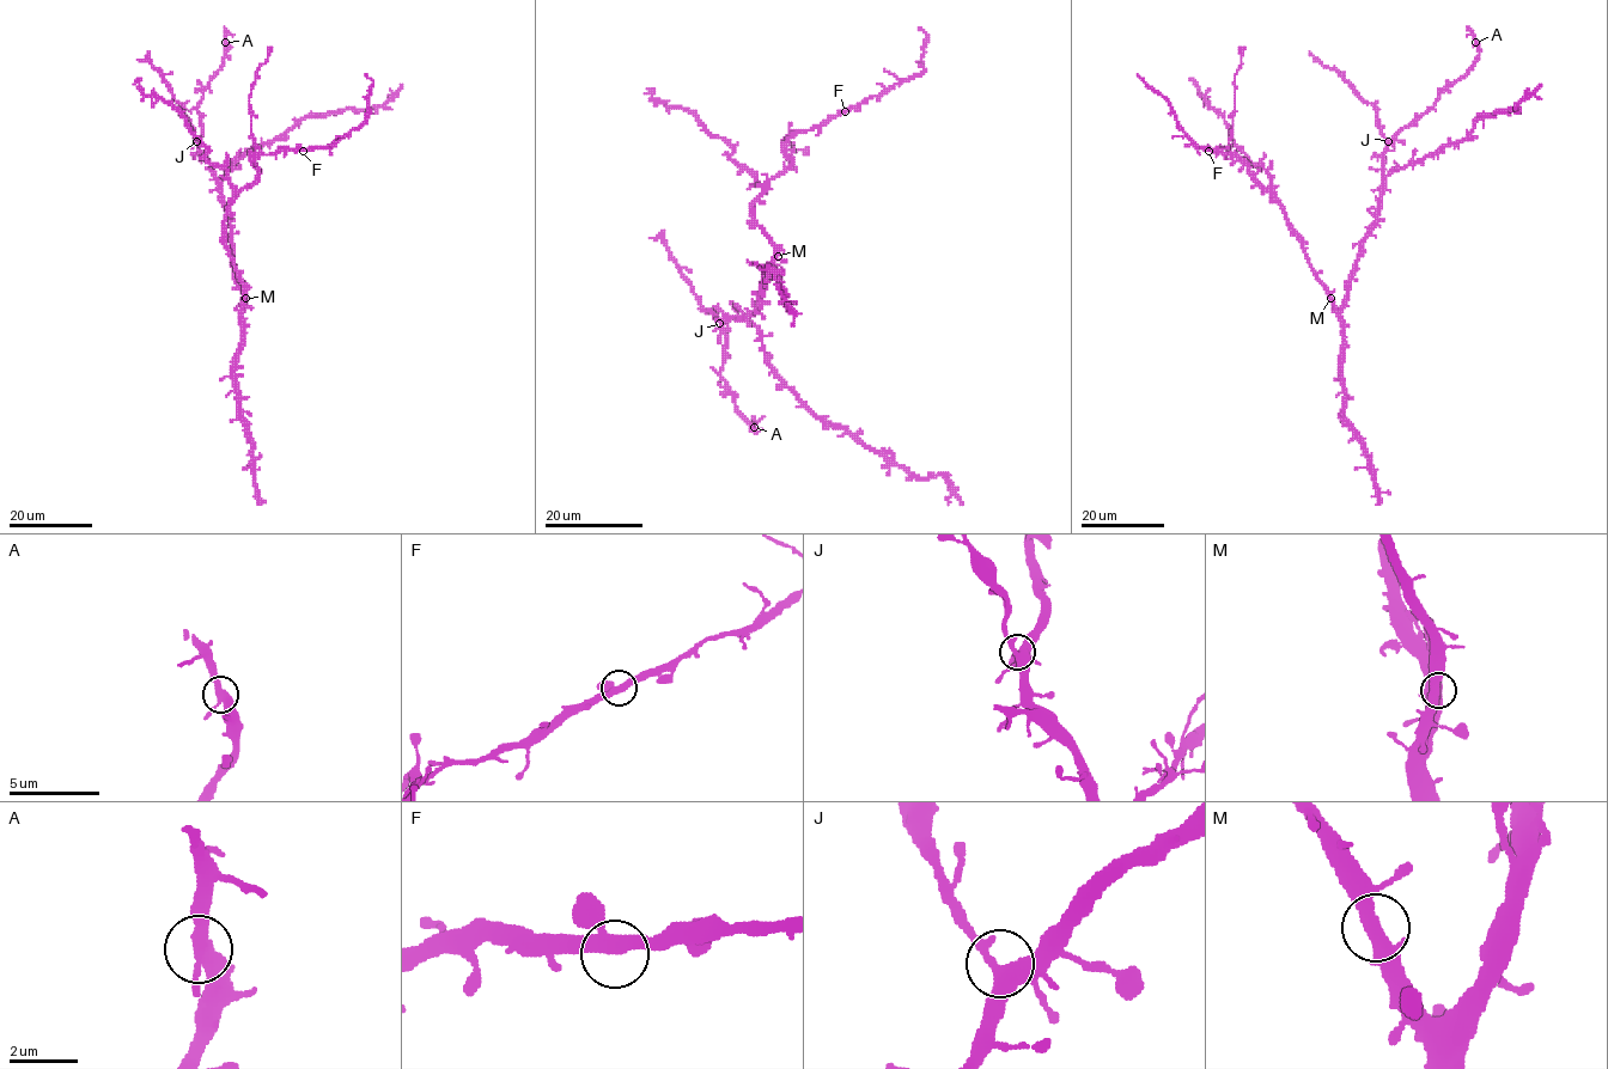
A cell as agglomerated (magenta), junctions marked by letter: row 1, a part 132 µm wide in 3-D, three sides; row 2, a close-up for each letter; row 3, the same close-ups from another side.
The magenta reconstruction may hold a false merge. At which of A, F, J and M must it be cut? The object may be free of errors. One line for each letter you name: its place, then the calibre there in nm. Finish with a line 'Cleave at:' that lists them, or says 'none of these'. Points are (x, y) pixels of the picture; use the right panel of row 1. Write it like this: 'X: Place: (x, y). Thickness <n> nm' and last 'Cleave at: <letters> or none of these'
Cleave at: none of these

